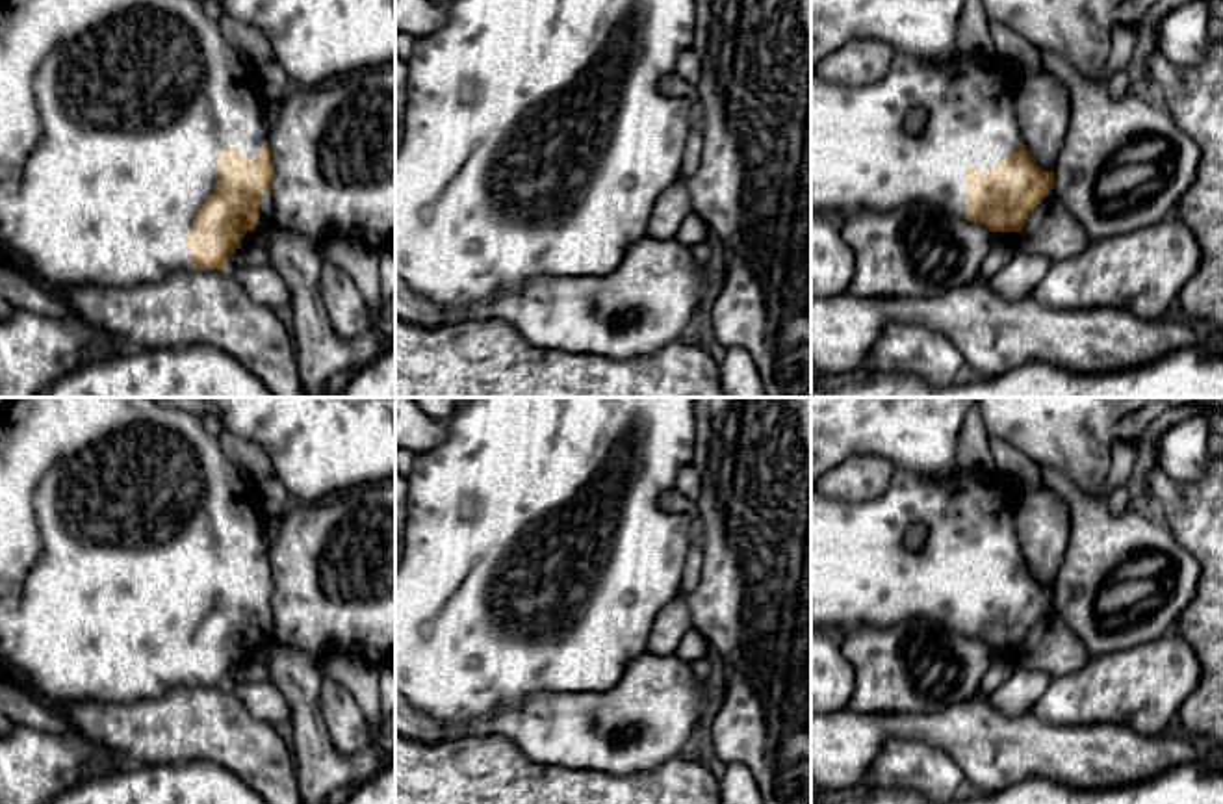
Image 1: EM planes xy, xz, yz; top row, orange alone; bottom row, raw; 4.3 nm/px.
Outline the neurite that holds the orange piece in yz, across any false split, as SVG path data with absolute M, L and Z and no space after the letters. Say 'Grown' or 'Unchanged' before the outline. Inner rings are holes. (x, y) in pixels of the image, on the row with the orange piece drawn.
Grown. M958 52L935 65L920 56L895 54L878 80L857 87L826 82L811 71L811 212L843 221L857 210L887 212L922 202L982 223L997 241L1013 245L1032 210L1054 189L1054 171L1043 171L1021 137L1015 85L1017 76L995 58ZM915 106L928 111L920 134L906 128L906 113Z

